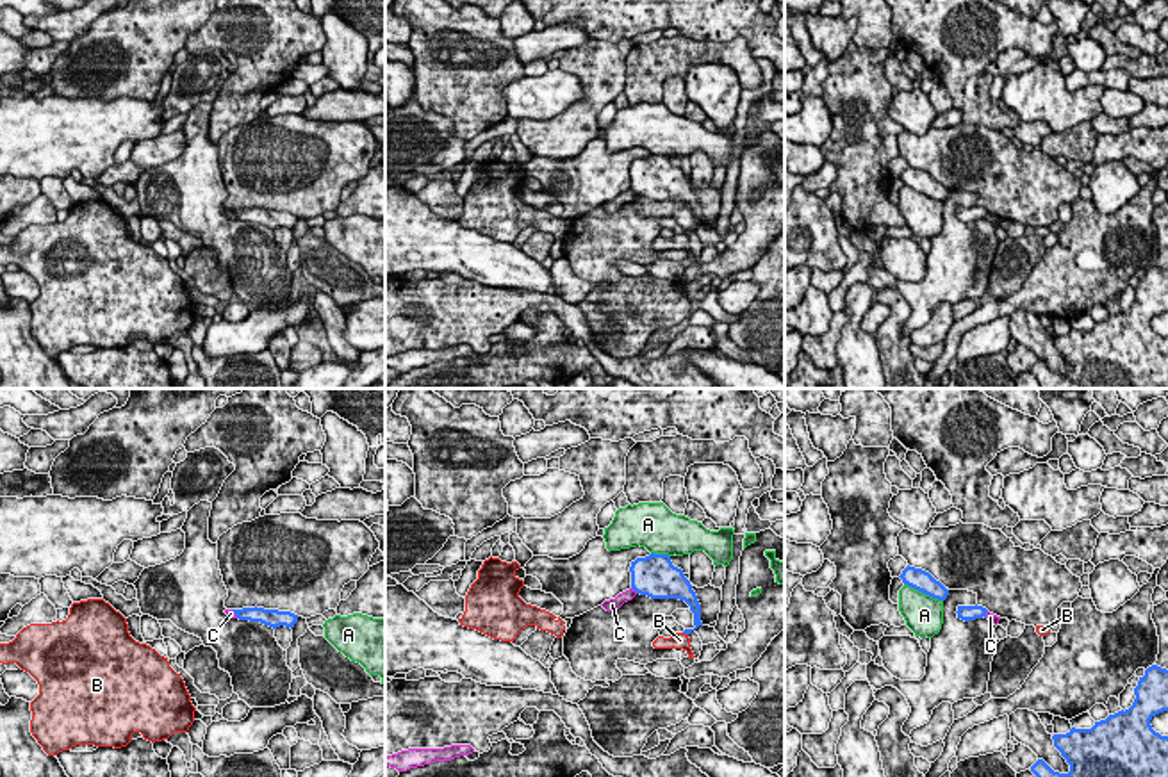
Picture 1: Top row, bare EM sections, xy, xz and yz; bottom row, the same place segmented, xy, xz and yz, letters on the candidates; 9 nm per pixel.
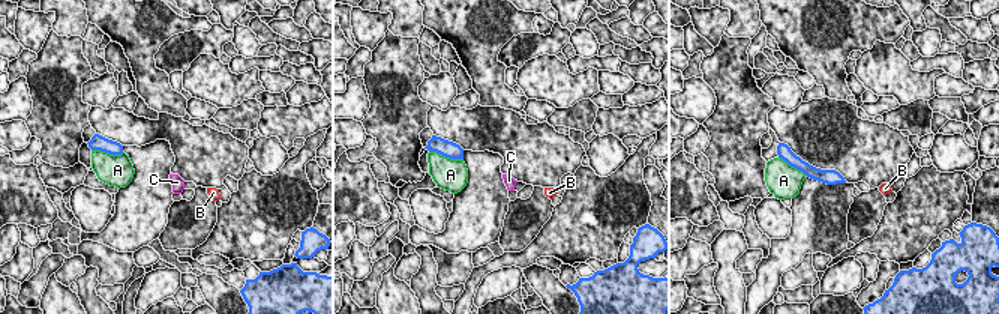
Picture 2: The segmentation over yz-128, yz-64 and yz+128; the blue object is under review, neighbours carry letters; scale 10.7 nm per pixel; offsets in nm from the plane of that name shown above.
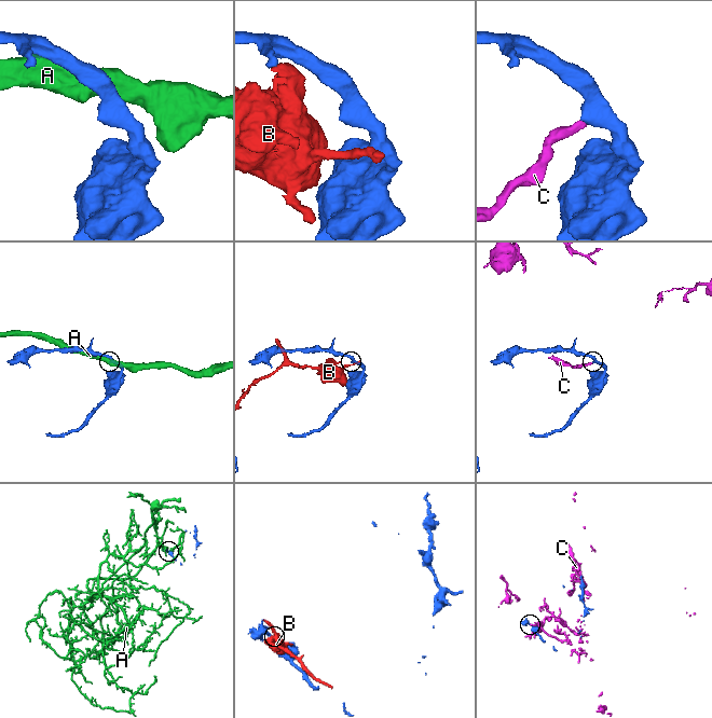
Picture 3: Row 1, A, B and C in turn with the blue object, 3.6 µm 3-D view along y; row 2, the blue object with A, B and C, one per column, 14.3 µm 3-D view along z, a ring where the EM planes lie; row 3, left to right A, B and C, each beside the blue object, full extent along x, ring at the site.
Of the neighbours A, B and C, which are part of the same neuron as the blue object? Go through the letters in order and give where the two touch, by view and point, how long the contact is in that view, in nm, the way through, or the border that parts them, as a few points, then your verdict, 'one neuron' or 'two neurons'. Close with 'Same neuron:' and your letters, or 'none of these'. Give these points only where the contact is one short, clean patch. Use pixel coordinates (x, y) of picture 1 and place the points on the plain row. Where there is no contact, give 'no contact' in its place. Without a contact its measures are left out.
A: contact yz (924, 193); length 380 nm; two neurons
B: contact xz (685, 234); length 60 nm; border xz (683, 232), (687, 236); two neurons
C: contact xz (633, 189); length 90 nm; border xz (630, 189), (637, 193); two neurons
Same neuron: none of these

